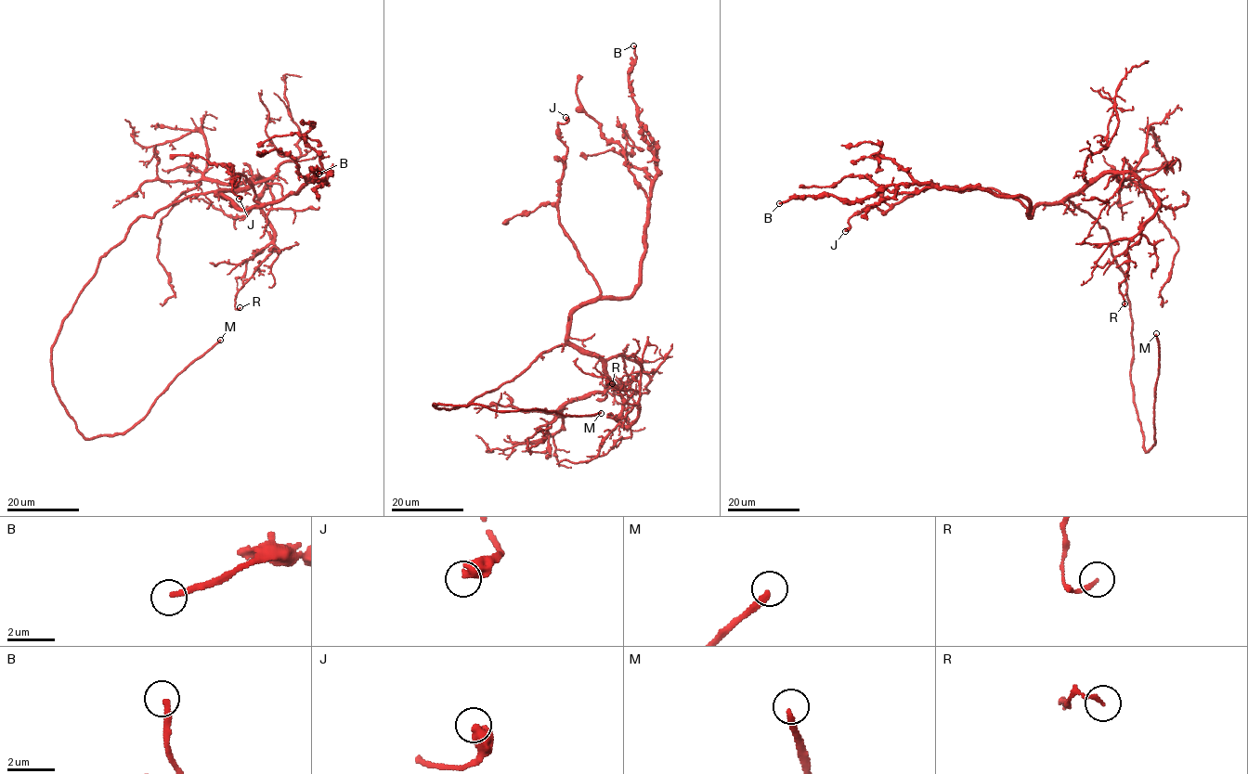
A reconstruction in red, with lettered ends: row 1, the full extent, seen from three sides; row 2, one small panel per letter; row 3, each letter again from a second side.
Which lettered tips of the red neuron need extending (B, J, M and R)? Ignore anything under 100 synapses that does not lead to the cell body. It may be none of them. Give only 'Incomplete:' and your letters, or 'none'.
Incomplete: M

